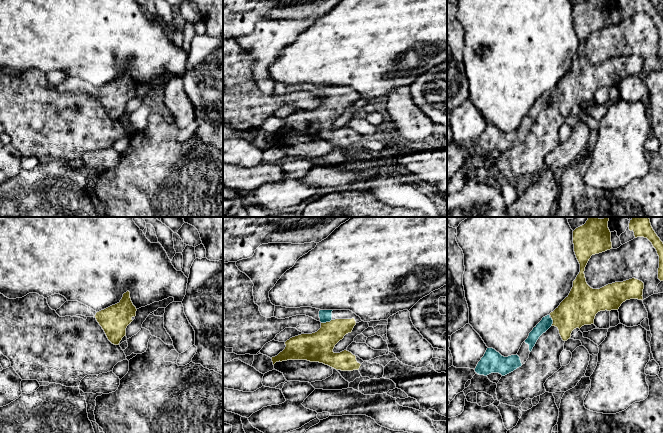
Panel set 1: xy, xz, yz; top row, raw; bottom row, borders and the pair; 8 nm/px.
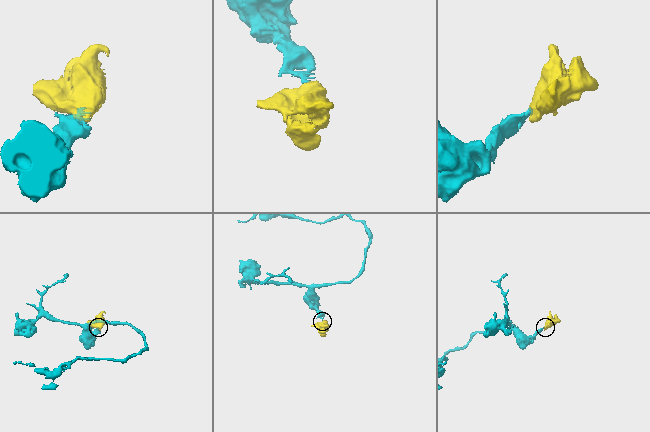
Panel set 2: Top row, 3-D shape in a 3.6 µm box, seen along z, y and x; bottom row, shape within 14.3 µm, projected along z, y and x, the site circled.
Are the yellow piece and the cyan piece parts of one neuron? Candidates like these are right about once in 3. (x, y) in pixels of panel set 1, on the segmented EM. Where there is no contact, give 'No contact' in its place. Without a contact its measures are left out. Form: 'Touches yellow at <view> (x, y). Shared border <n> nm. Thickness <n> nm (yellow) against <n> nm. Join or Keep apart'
Touches yellow at xz (326, 322). Shared border 90 nm. Thickness 240 nm (yellow) against 100 nm. Join

